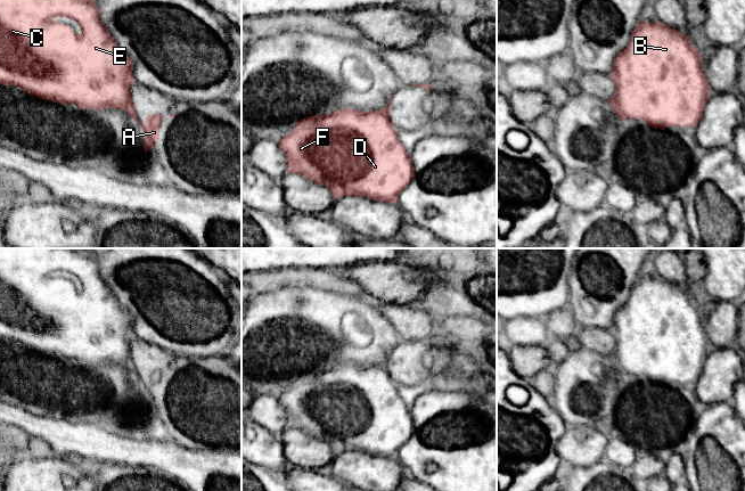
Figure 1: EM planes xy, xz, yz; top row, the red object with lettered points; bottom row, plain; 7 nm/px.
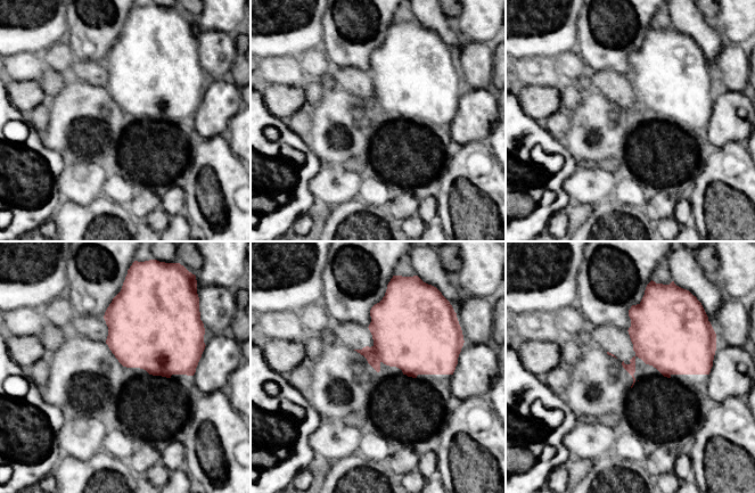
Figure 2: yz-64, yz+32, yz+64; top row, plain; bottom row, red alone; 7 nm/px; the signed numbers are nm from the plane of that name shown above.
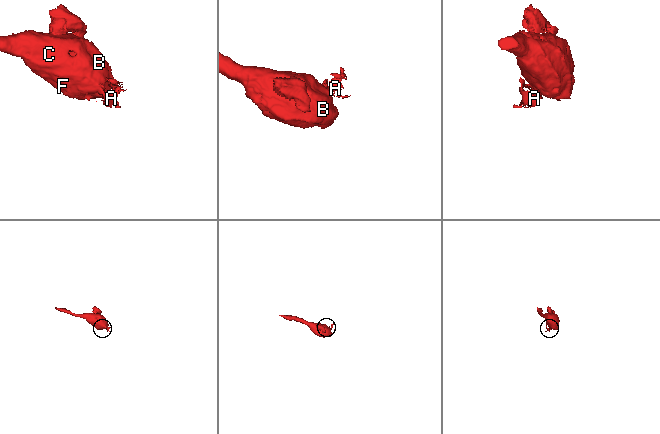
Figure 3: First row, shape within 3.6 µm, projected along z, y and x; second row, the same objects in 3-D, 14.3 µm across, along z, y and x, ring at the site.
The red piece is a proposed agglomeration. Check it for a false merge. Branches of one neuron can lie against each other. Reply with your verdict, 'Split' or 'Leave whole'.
Split

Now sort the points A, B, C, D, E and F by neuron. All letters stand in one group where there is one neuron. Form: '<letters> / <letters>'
A / B C D E F

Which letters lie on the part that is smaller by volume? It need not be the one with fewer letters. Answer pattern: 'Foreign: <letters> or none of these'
Foreign: A

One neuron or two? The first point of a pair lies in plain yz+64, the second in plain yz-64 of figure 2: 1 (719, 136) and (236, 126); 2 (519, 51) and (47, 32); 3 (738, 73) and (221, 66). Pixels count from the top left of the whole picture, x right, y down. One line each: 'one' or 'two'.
1: two
2: one
3: one

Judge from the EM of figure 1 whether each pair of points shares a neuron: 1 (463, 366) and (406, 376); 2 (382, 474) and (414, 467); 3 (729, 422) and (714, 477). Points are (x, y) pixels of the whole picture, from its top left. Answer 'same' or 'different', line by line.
1: same
2: different
3: same

